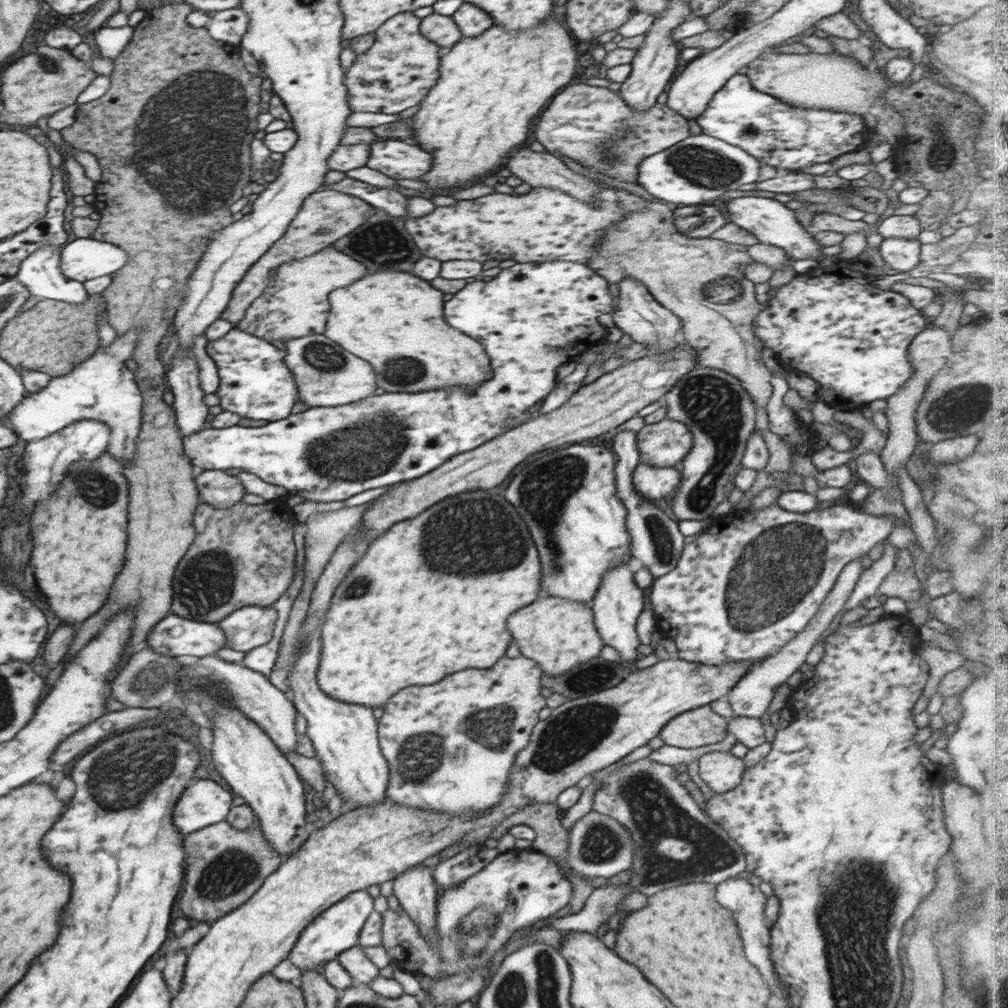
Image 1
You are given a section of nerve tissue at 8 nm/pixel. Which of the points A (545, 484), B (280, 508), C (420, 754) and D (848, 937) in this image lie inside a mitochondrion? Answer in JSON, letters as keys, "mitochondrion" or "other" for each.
{"A":"mitochondrion","B":"other","C":"mitochondrion","D":"mitochondrion"}

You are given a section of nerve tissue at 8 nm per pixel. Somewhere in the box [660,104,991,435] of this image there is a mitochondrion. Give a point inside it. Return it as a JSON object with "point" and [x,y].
{"point":[702,167]}

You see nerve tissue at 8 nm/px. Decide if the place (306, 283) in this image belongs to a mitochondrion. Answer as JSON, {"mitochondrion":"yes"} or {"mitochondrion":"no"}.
{"mitochondrion":"no"}

